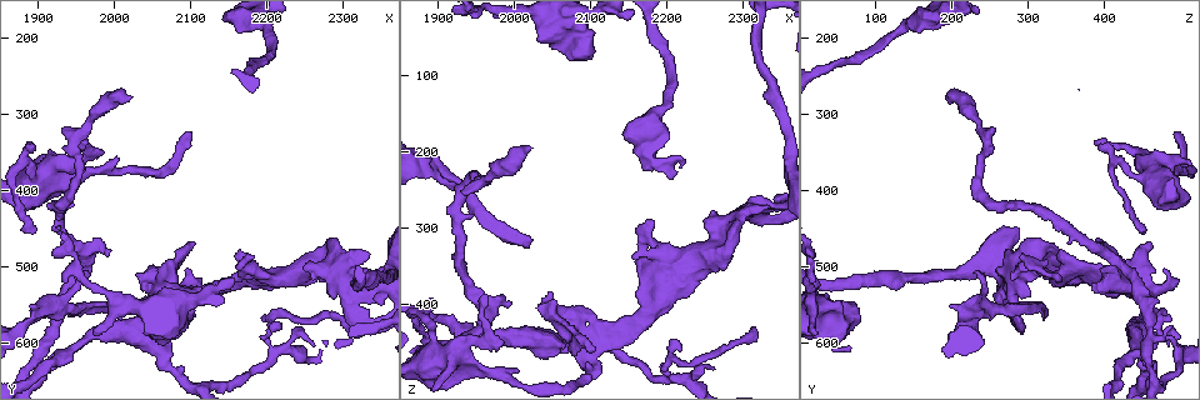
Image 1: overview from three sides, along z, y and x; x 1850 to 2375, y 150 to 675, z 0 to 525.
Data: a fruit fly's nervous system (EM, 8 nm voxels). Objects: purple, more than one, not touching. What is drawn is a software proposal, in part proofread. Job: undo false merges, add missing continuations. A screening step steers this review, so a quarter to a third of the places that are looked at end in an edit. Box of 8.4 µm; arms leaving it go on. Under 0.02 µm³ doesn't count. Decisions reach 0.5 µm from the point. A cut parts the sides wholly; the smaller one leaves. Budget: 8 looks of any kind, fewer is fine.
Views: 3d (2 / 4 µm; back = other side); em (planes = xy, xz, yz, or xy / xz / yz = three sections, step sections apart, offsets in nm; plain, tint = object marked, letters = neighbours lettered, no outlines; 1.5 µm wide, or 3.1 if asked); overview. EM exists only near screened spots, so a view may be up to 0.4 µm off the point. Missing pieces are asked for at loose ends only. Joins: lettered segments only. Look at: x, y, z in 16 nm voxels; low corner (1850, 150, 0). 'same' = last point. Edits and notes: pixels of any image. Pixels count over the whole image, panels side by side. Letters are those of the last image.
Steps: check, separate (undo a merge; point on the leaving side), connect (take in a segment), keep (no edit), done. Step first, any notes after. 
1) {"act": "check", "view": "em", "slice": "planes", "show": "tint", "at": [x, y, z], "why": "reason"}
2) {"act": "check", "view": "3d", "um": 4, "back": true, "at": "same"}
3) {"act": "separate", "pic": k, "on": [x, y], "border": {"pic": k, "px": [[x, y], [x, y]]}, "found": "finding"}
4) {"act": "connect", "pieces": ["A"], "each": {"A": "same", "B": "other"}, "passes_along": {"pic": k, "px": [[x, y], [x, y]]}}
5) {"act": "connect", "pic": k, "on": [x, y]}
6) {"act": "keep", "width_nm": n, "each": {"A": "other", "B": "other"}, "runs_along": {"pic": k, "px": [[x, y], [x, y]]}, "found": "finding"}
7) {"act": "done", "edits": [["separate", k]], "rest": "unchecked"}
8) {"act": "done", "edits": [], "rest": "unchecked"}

{"act": "check", "view": "3d", "um": 2, "at": [2020, 560, 320], "why": "tapers out"}

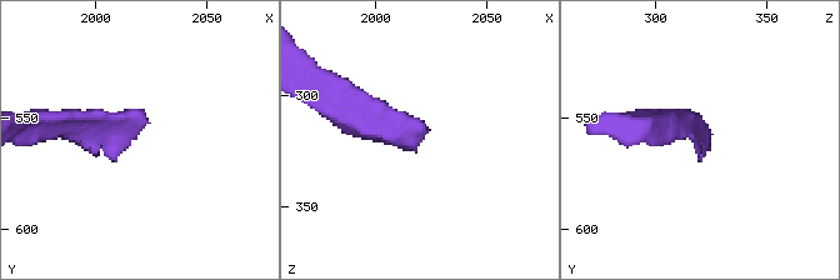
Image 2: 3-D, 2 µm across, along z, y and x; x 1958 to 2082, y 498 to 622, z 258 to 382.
{"act": "check", "view": "em", "slice": "planes", "show": "plain", "at": [2020, 560, 323]}

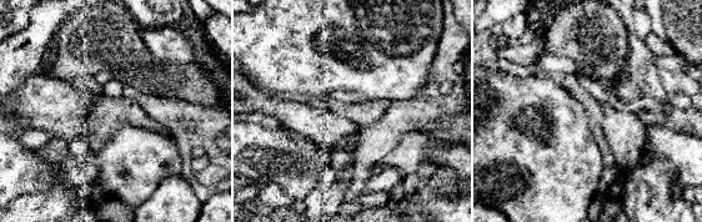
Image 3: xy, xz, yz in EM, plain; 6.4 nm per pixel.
{"act": "check", "view": "em", "slice": "planes", "show": "letters", "at": "same"}

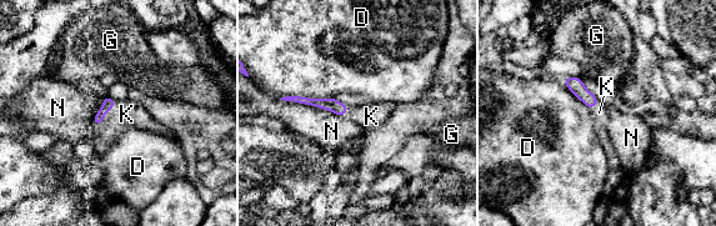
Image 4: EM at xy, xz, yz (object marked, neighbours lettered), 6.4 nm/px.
{"act": "connect", "pieces": ["K"], "longest_contact_nm": ["D", 460], "each": {"D": "other", "G": "other", "K": "same", "N": "other"}, "passes_along": {"pic": 4, "px": [[109, 103], [105, 114], [126, 114]]}, "found": "it goes on there"}

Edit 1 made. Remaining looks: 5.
{"act": "check", "view": "3d", "um": 4, "at": [2105, 565, 70], "why": "thick end"}

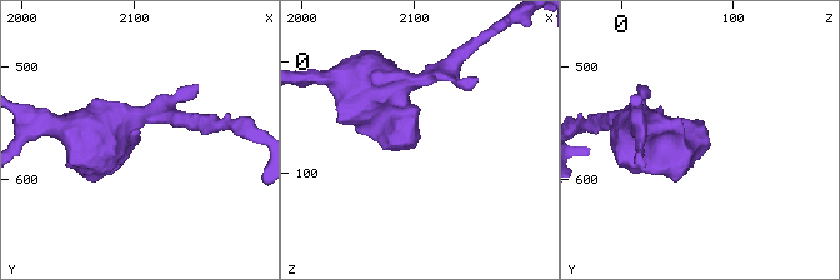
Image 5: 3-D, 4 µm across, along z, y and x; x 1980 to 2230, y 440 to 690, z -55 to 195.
{"act": "check", "view": "em", "slice": "xz", "step": 4, "show": "letters", "at": [2102, 564, 72], "why": "now the EM"}

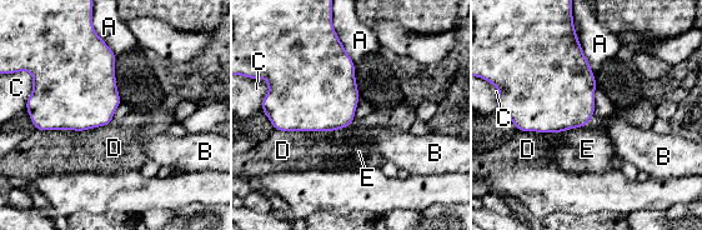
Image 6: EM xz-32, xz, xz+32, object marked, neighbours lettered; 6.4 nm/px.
{"act": "check", "view": "em", "slice": "planes", "show": "letters", "at": "same", "why": "another direction"}

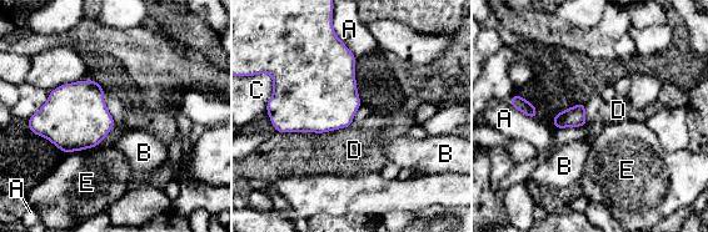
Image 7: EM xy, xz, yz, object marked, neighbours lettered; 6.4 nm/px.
{"act": "keep", "each": {"A": "other", "B": "other", "C": "other", "D": "other", "E": "other"}, "border": {"pic": 7, "px": [[352, 124], [323, 132], [277, 132]]}, "found": "none of them fits"}

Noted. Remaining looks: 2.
{"act": "check", "view": "em", "slice": "xz", "step": 4, "show": "tint", "at": [2320, 560, 280], "why": "abrupt turn"}

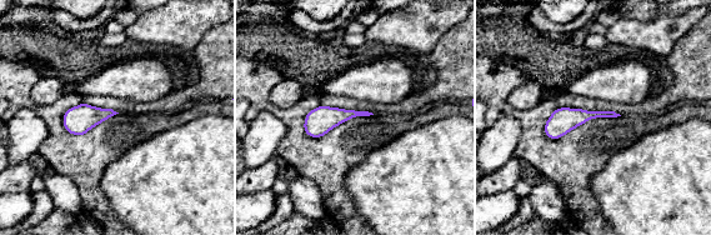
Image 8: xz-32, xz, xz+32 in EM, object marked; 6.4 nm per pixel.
{"act": "check", "view": "em", "slice": "planes", "show": "letters", "at": "same"}

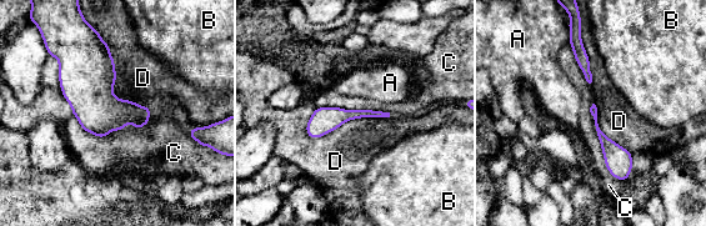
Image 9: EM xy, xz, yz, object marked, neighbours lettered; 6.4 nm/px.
{"act": "keep", "each": {"A": "other", "B": "other", "C": "other", "D": "other"}, "runs_along": {"pic": 9, "px": [[594, 110], [622, 177]]}, "found": "one neuron here"}

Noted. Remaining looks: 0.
{"act": "done", "edits": [["connect", 4]], "rest": "unchecked"}

